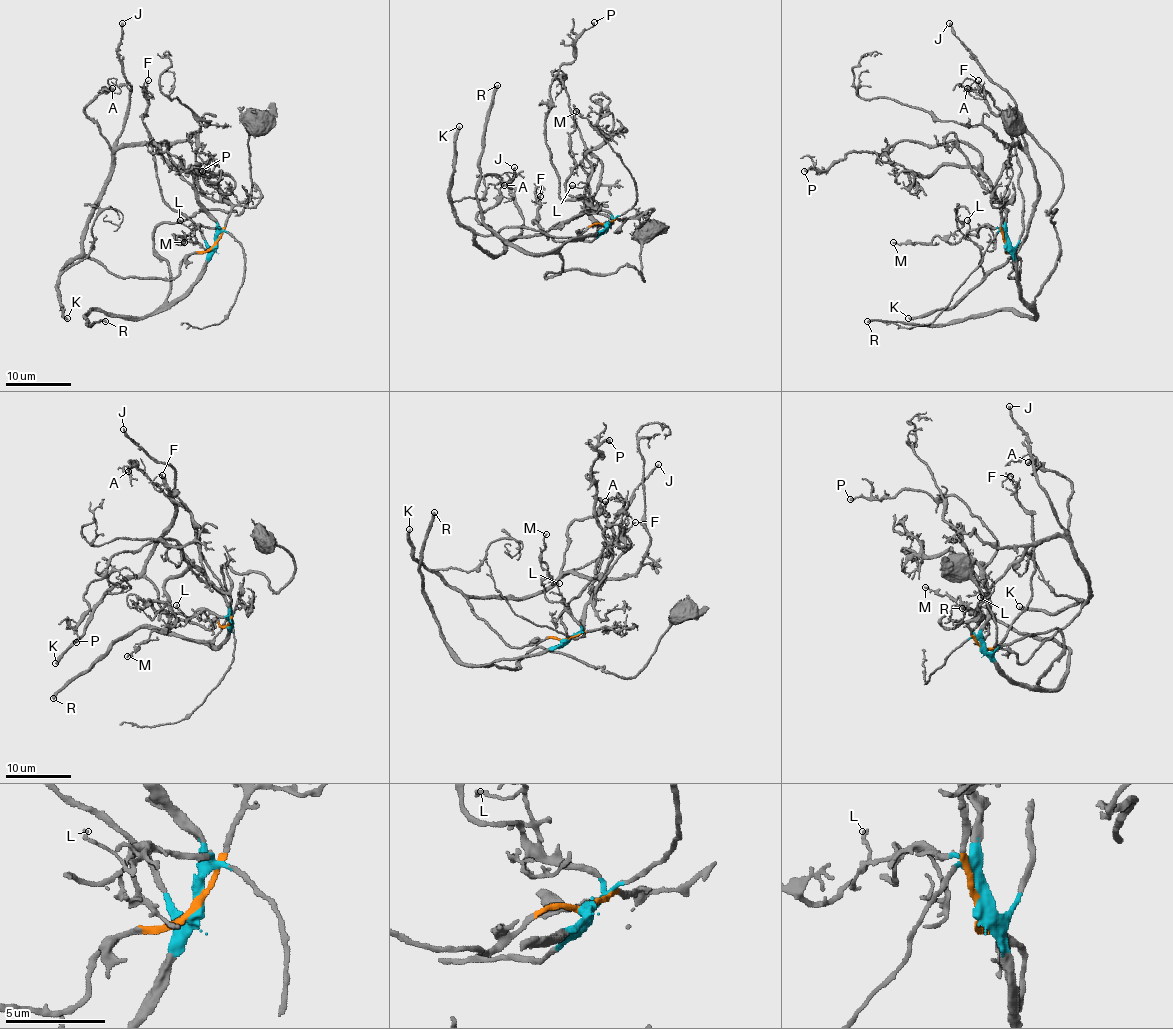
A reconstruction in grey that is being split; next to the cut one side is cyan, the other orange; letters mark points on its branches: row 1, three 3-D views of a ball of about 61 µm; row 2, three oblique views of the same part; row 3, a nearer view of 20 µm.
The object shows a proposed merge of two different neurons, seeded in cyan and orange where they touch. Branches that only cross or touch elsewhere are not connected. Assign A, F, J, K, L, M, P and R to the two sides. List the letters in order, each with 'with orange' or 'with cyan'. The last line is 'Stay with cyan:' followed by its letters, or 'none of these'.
A: with orange
F: with cyan
J: with orange
K: with orange
L: with cyan
M: with cyan
P: with cyan
R: with cyan
Stay with cyan: F, L, M, P, R

